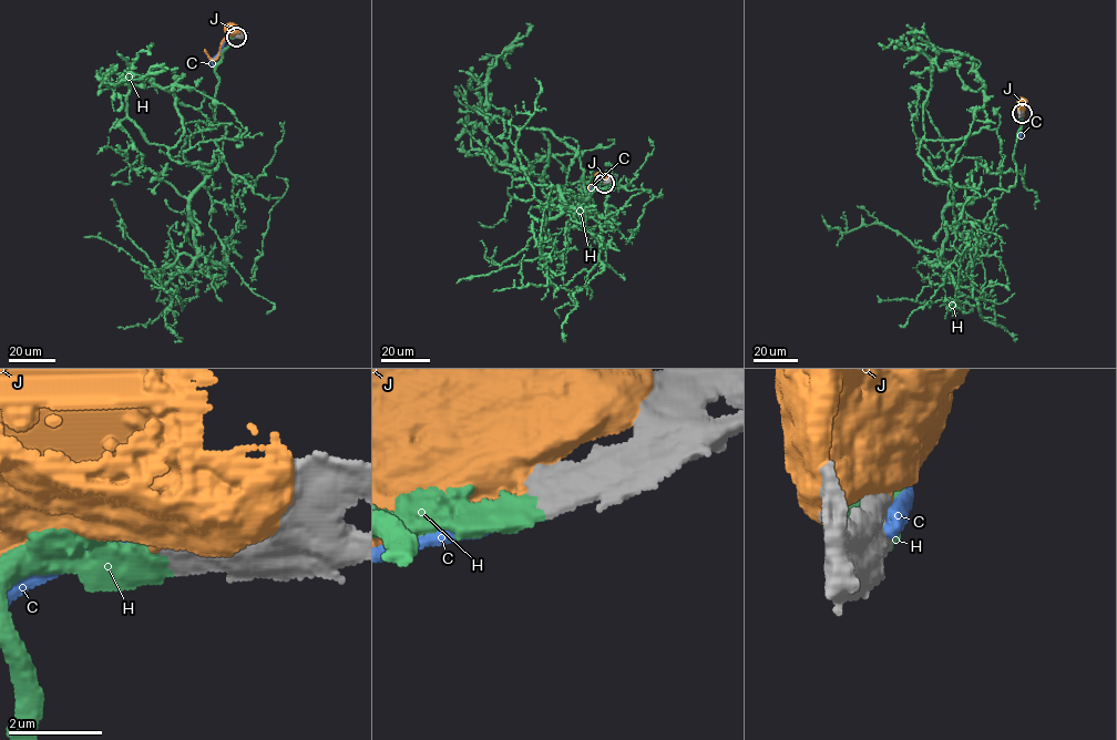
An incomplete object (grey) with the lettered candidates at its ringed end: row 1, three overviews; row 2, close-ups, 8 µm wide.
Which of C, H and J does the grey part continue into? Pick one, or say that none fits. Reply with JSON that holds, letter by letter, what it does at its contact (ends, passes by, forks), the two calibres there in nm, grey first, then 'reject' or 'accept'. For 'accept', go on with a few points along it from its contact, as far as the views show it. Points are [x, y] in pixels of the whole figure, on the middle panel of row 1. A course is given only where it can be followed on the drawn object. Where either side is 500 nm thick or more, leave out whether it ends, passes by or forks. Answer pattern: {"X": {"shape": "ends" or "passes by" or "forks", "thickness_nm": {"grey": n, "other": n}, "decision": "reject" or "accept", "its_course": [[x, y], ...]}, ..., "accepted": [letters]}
{"C": {"thickness_nm": {"grey": 750, "other": 440}, "decision": "reject"}, "H": {"thickness_nm": {"grey": 600, "other": 480}, "decision": "accept", "its_course": [[604, 183], [588, 227], [594, 201], [552, 199], [473, 148], [472, 68]]}, "J": {"thickness_nm": {"grey": 700, "other": 900}, "decision": "reject"}, "accepted": ["H"]}

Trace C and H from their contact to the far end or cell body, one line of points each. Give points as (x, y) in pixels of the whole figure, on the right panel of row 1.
C: (1022, 113), (1020, 136)
H: (1022, 113), (1014, 185), (966, 202), (970, 172), (996, 173), (1002, 158), (984, 82), (966, 54), (912, 29)

